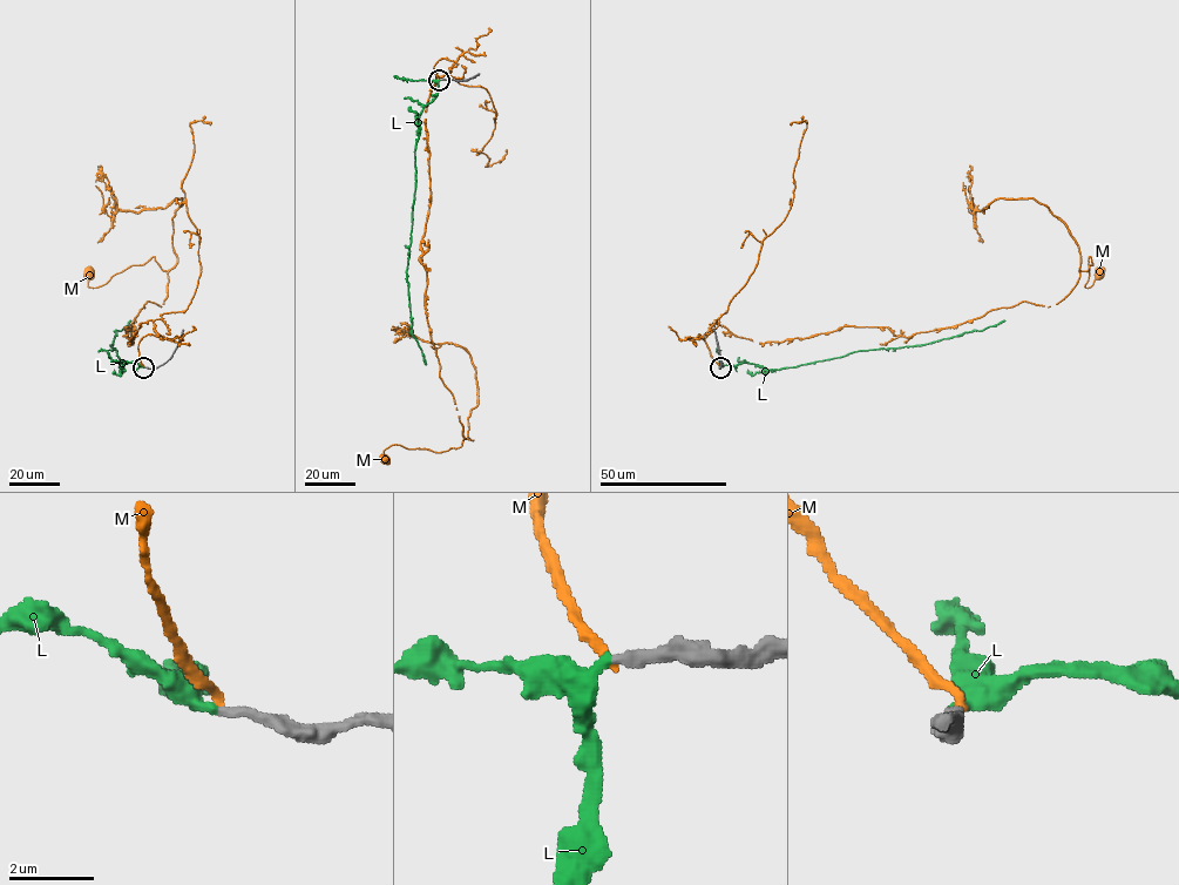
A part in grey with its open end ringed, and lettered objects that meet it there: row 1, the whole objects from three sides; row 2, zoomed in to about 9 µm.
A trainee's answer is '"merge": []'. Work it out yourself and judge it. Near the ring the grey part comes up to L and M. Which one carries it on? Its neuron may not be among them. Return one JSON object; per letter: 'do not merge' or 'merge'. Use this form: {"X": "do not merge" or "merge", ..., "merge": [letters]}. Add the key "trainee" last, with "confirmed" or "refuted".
{"L": "merge", "M": "do not merge", "merge": ["L"], "trainee": "refuted"}

